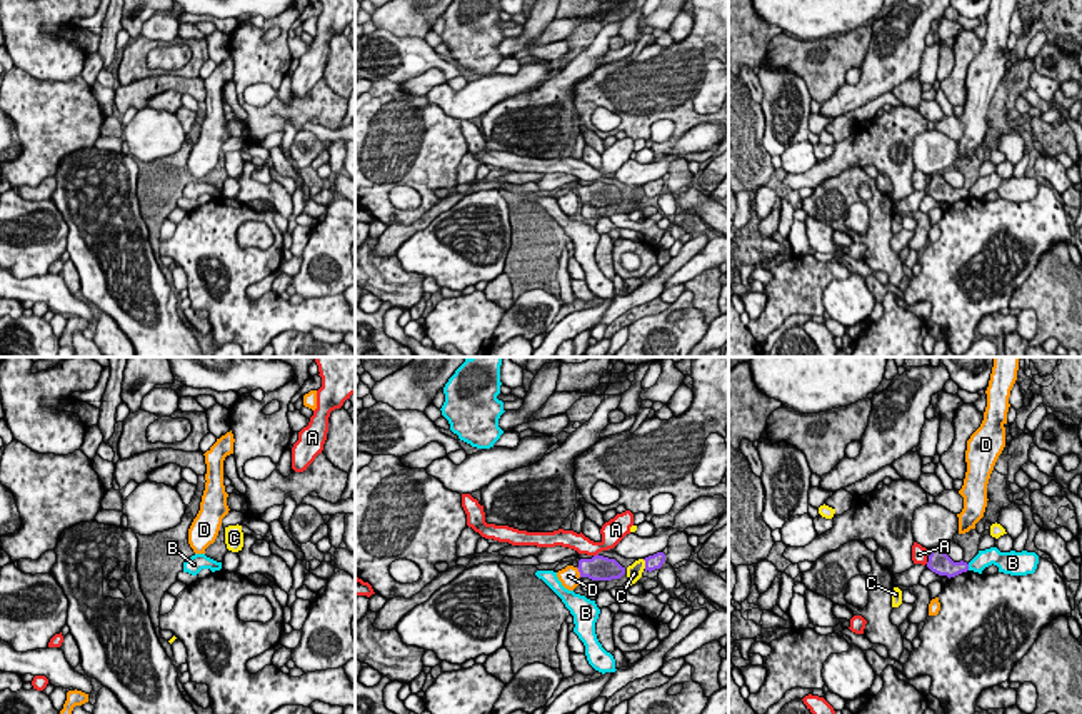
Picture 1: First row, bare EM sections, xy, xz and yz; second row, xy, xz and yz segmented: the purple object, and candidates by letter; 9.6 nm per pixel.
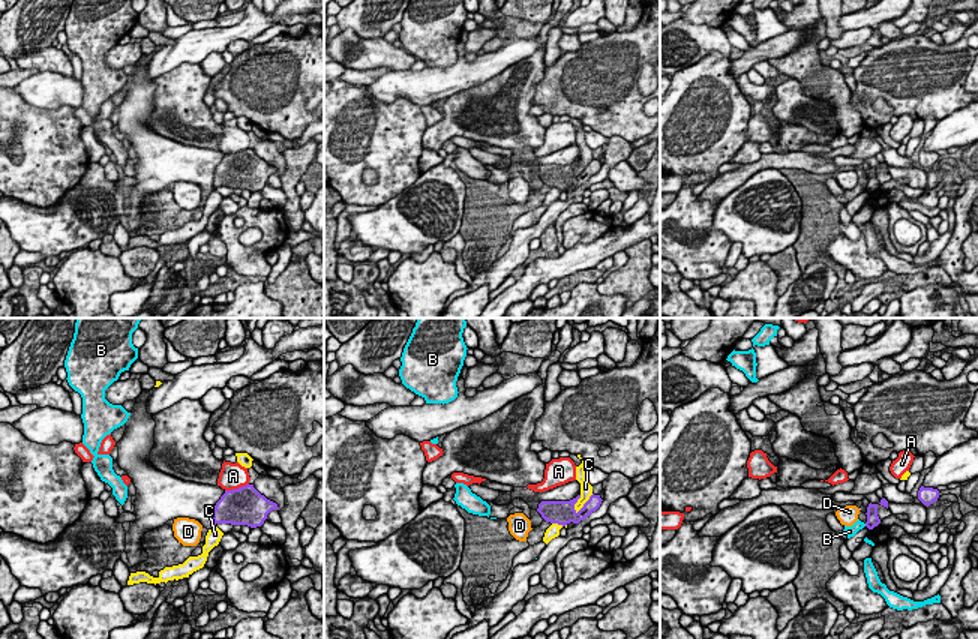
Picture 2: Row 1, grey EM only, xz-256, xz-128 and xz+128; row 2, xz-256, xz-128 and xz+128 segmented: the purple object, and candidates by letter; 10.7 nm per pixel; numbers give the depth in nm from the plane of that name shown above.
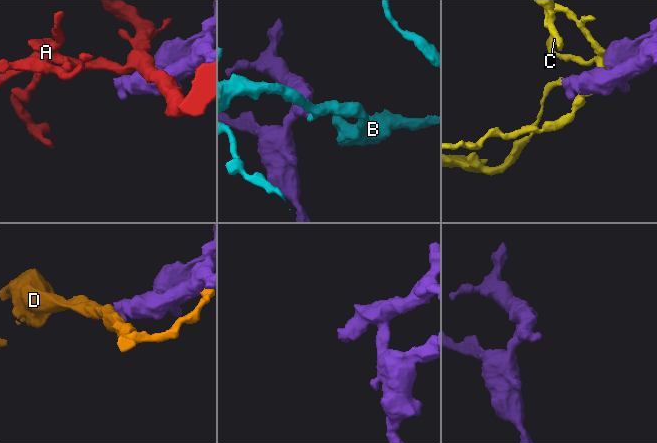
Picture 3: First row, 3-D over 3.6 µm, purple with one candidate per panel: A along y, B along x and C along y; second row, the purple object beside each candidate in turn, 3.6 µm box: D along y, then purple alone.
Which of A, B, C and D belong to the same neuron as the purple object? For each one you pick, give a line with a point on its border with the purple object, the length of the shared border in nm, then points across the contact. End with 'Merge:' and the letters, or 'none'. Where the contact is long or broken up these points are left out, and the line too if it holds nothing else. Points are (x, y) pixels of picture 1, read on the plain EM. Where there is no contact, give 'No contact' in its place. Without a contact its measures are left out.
Merge: none

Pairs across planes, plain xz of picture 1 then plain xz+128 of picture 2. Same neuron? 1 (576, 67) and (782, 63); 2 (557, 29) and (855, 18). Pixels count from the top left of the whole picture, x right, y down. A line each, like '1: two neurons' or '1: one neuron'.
1: two neurons
2: one neuron

